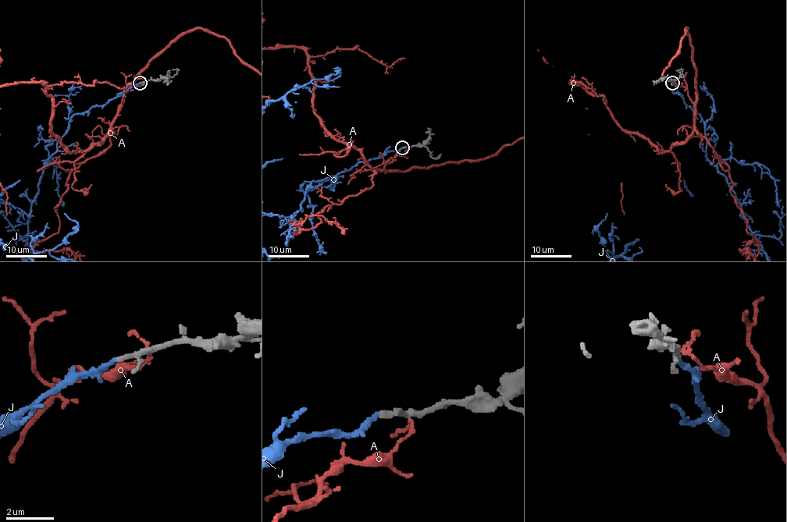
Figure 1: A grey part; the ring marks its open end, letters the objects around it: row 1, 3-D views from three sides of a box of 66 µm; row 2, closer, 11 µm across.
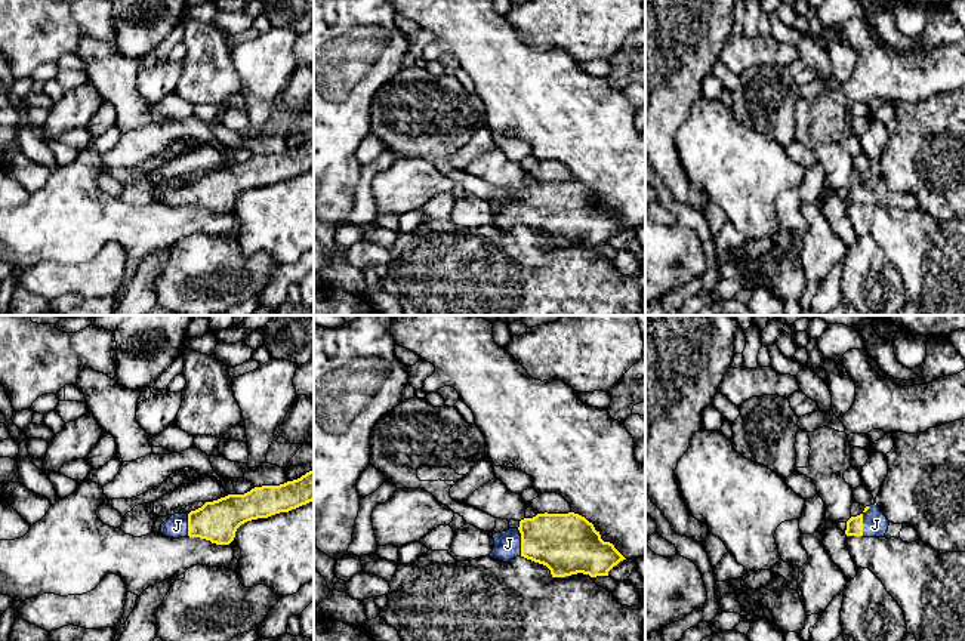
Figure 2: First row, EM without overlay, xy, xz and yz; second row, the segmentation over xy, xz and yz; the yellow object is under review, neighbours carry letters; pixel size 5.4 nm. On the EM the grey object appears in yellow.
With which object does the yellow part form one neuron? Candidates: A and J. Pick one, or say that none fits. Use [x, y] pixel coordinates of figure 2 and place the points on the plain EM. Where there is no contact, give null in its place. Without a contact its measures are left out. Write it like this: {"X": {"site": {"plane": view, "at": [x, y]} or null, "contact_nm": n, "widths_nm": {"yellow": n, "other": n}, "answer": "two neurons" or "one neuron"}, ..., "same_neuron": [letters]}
{"A": {"site": null, "answer": "two neurons"}, "J": {"site": {"plane": "yz", "at": [862, 190]}, "contact_nm": 170, "widths_nm": {"yellow": 100, "other": 140}, "answer": "one neuron"}, "same_neuron": ["J"]}

